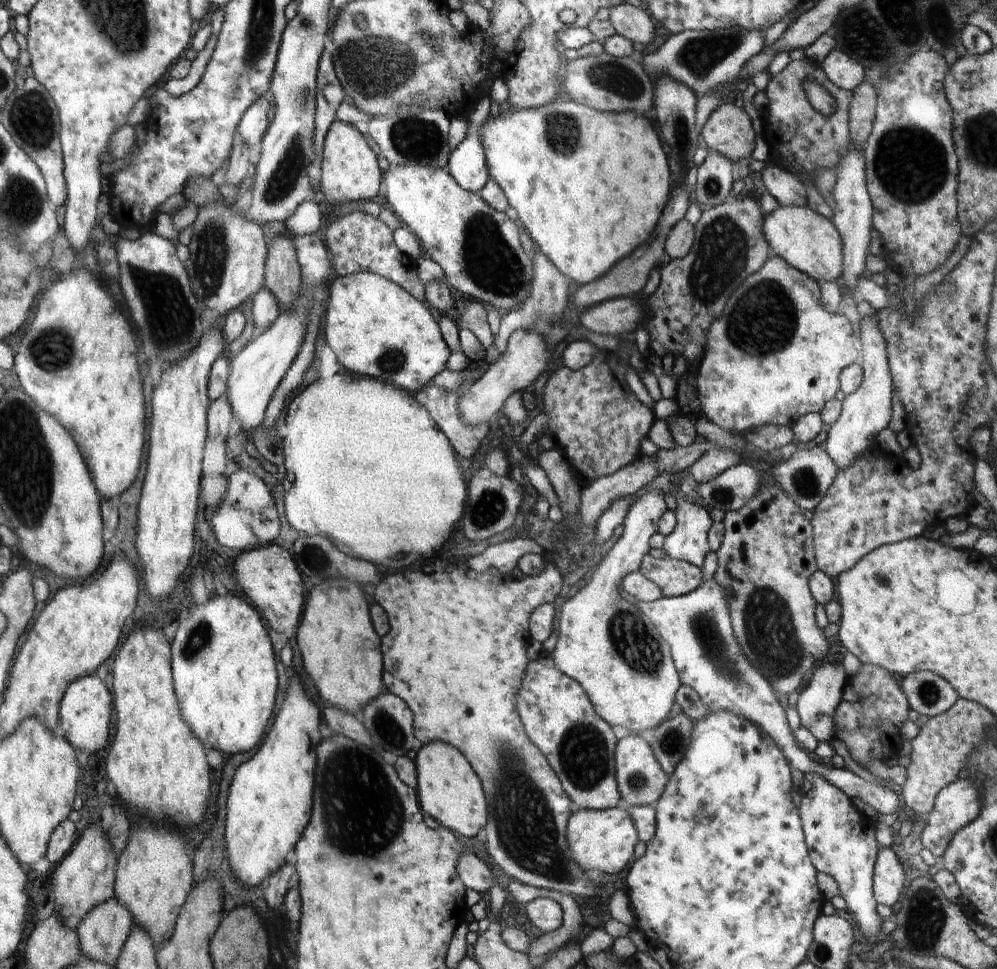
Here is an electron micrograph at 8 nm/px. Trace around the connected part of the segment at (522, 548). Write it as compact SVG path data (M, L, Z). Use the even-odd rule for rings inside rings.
M516 536L509 541L488 546L482 553L466 558L464 564L478 574L498 568L502 575L510 575L522 556L535 554L542 557L544 552L536 542Z

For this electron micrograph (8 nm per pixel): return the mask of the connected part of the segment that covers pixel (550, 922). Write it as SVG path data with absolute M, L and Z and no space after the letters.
M538 897L529 902L526 912L540 934L552 933L563 923L562 907L548 897Z

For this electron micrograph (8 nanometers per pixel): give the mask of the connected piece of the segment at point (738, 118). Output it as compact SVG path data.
M726 100L711 112L700 135L710 152L720 153L734 163L751 156L757 137L744 108Z

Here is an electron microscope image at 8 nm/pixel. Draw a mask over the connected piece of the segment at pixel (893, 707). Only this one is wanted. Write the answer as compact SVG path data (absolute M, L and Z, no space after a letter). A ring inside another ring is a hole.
M861 664L858 672L855 672L844 685L838 701L835 715L833 716L833 736L841 740L846 746L852 760L864 770L874 762L881 760L883 763L891 757L899 756L898 750L902 740L900 726L908 720L909 702L901 689L901 684L894 679L894 675L885 668L873 664Z

